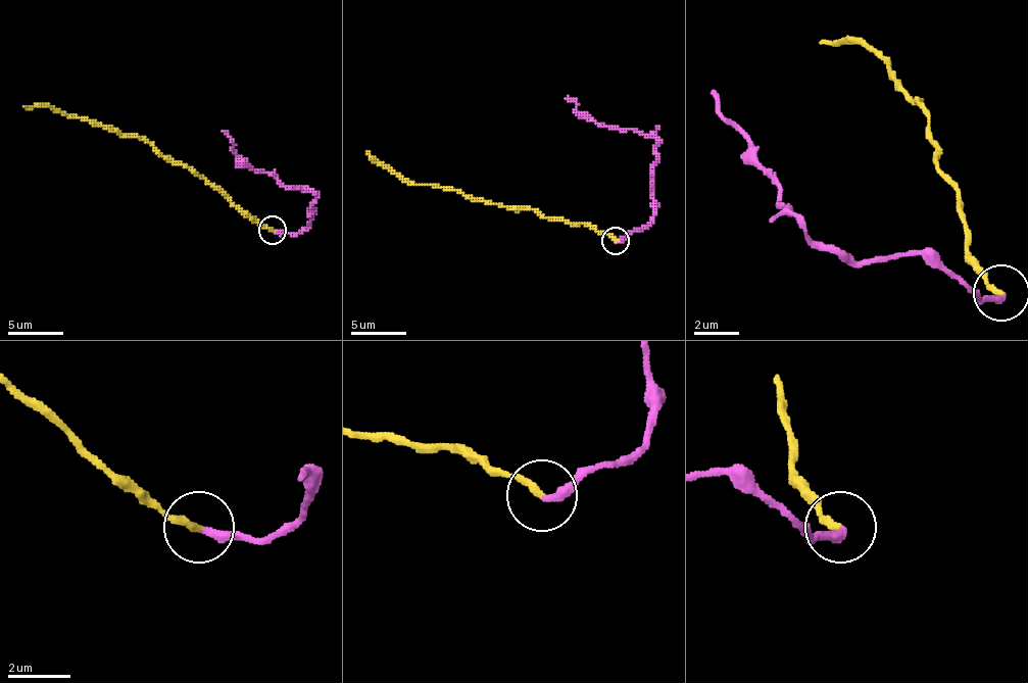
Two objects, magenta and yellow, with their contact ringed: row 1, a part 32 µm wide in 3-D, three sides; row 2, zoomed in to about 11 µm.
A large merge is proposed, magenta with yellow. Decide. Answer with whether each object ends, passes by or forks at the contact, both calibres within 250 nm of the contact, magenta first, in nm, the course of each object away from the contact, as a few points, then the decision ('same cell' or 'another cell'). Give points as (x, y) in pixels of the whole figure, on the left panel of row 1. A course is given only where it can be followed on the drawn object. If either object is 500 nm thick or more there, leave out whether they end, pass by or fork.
magenta ends there; yellow ends there; 280 nm thick on the magenta side, 240 nm on the other; magenta runs (272, 231), (299, 233), (310, 223), (315, 200), (310, 192), (283, 186), (272, 176), (255, 173), (223, 131); yellow runs (272, 231), (239, 211), (189, 169), (166, 161), (148, 142), (67, 117), (48, 106), (23, 106); another cell

